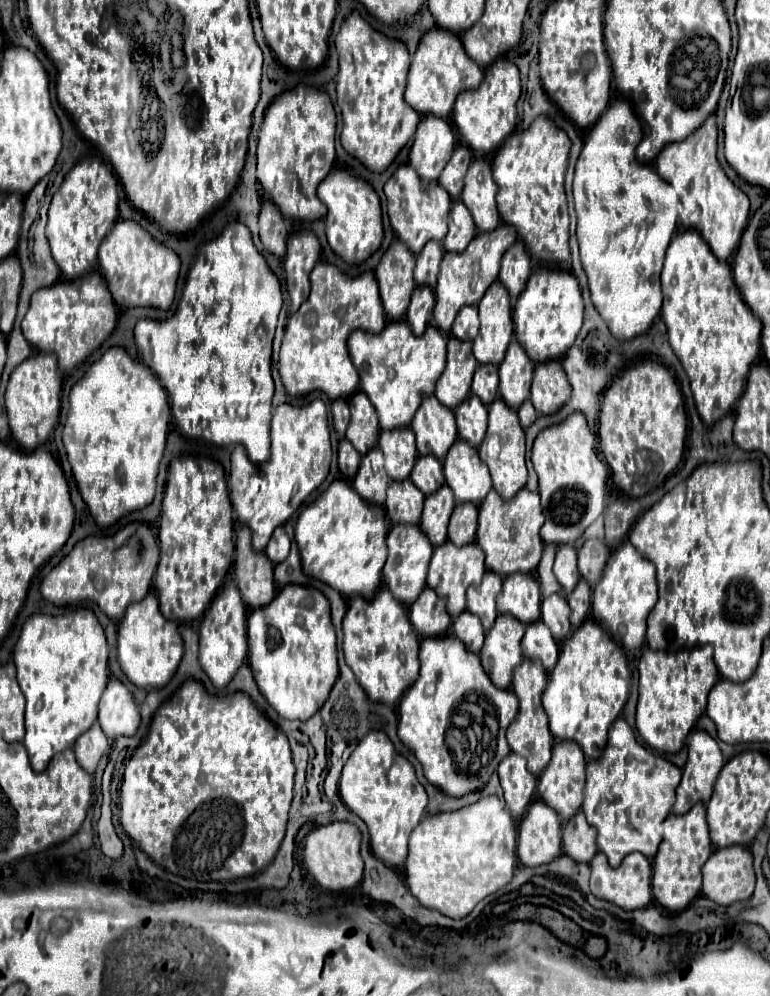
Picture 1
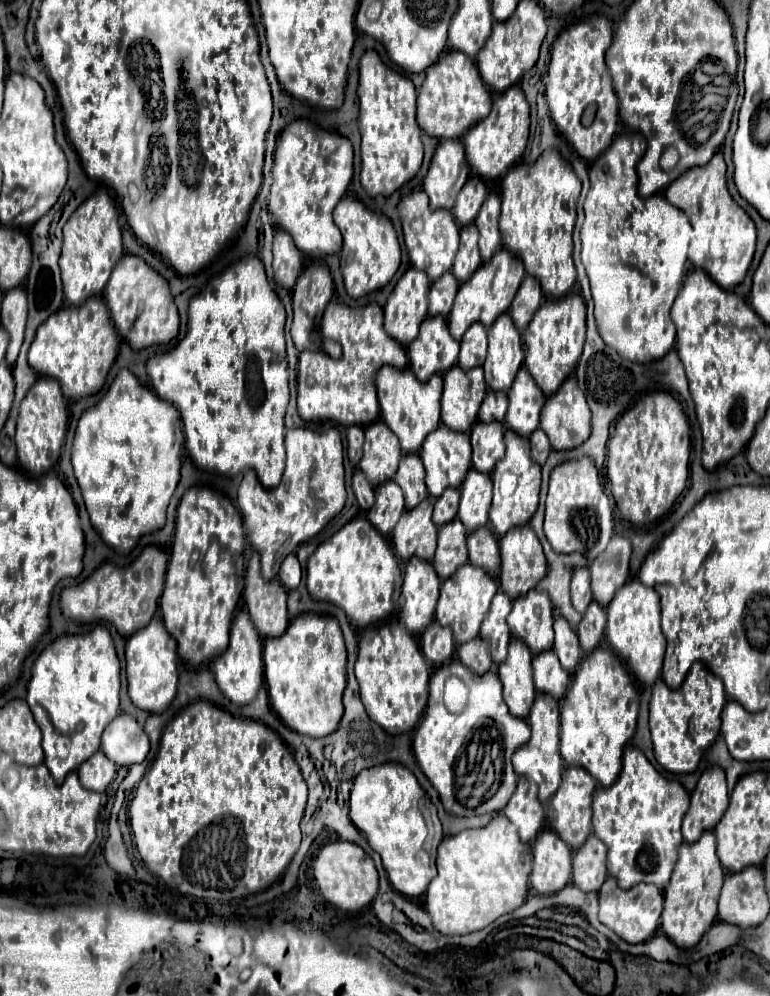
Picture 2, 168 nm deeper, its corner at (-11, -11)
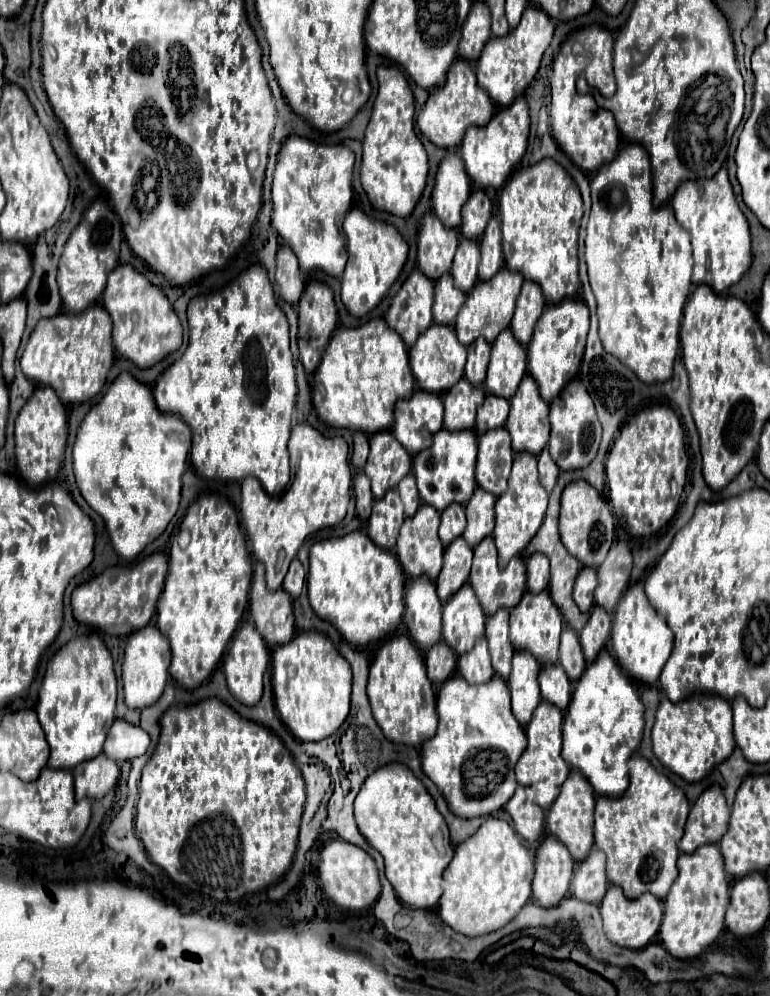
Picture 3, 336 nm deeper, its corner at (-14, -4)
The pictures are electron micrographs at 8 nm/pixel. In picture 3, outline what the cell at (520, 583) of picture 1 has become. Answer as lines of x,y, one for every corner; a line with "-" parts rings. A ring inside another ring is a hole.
525,591
521,601
511,609
511,627
509,639
515,649
529,651
539,663
557,663
557,649
559,649
559,635
563,631
563,615
555,609
551,595
547,591
529,593

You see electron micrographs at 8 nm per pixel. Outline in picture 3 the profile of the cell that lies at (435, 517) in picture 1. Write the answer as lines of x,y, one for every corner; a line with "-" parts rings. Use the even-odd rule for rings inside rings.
457,537
453,543
449,543
443,551
443,569
437,577
437,593
439,599
445,601
455,589
467,583
469,571
473,561
473,549
467,545
463,537

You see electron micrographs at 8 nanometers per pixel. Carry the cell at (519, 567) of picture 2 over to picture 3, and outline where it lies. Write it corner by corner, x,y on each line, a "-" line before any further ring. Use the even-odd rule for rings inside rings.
531,553
525,559
527,567
527,589
531,593
539,593
549,585
549,561
541,553

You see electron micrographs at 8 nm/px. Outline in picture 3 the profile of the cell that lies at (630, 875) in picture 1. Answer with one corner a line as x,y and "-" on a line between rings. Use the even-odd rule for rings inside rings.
609,885
607,893
601,901
601,917
603,917
605,935
611,943
629,947
629,949
643,949
645,945
649,945
655,939
655,935
659,931
659,925
663,919
663,905
651,893
643,893
637,899
627,899
625,893
619,889
619,885

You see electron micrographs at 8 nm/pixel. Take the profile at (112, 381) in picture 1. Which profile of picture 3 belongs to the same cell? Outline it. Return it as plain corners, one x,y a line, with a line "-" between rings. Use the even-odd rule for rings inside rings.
121,373
111,383
103,399
95,407
91,407
91,411
81,421
77,441
73,445
73,469
77,487
87,505
103,517
113,549
123,559
135,559
151,541
155,541
165,531
171,517
175,515
179,507
181,475
187,467
189,449
189,425
181,421
179,415
159,411
149,387
127,373

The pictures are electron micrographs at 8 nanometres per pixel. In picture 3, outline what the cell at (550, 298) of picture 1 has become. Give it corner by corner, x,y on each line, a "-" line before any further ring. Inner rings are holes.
567,299
559,305
547,305
539,325
535,325
533,339
527,345
527,369
539,383
541,397
549,403
575,377
589,331
589,307
579,299

